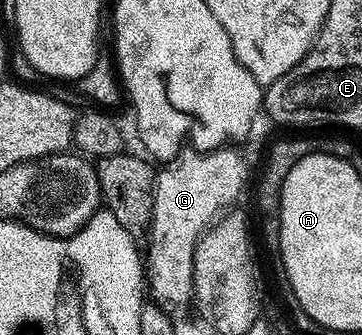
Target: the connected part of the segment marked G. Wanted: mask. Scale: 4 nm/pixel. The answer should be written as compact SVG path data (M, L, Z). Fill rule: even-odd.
M224 147L210 151L183 151L178 157L166 162L158 170L155 179L155 198L151 212L151 227L149 238L151 243L145 247L145 281L149 291L155 295L154 300L159 303L168 301L171 305L179 305L192 298L195 291L193 279L193 255L195 244L208 228L235 201L235 196L243 189L243 180L247 177L247 169L243 166L243 157L234 153L234 148Z

